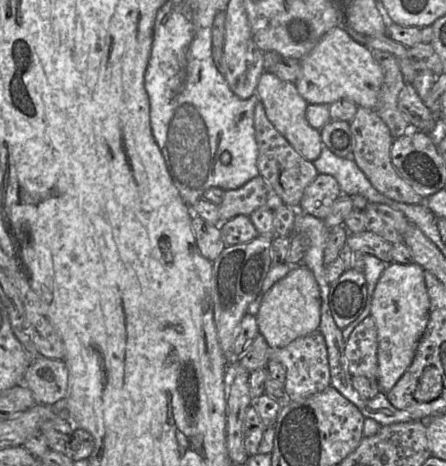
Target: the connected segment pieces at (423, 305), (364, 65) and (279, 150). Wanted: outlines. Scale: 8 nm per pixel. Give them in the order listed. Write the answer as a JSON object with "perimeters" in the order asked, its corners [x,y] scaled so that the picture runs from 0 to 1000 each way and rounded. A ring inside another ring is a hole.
{"perimeters":[[[[881,560],[865,569],[839,620],[832,676],[845,702],[845,813],[859,843],[872,841],[919,785],[960,695],[964,644],[951,588],[953,579],[935,564]]],[[[753,56],[738,64],[670,133],[677,155],[673,167],[661,176],[661,185],[673,206],[691,223],[740,225],[756,215],[780,212],[800,227],[841,234],[861,174],[859,150],[839,127],[836,109],[821,97],[809,97],[791,86],[769,56]]],[[[583,215],[570,232],[570,277],[578,313],[576,356],[581,373],[630,423],[637,438],[668,453],[684,403],[713,376],[711,363],[700,348],[673,333],[617,277],[610,264],[599,255],[592,225]]]]}

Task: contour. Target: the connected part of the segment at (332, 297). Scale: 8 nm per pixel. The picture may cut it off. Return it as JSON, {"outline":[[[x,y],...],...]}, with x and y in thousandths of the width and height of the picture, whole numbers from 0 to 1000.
{"outline":[[[787,573],[738,609],[738,655],[753,697],[771,706],[814,667],[823,603],[814,584]]]}

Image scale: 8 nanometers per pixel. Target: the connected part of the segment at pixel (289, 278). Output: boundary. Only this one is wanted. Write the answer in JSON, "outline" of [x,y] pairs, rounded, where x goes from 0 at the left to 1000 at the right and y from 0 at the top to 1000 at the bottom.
{"outline":[[[684,569],[650,582],[592,633],[574,676],[578,710],[614,747],[643,742],[657,730],[713,708],[720,637],[702,584]]]}

